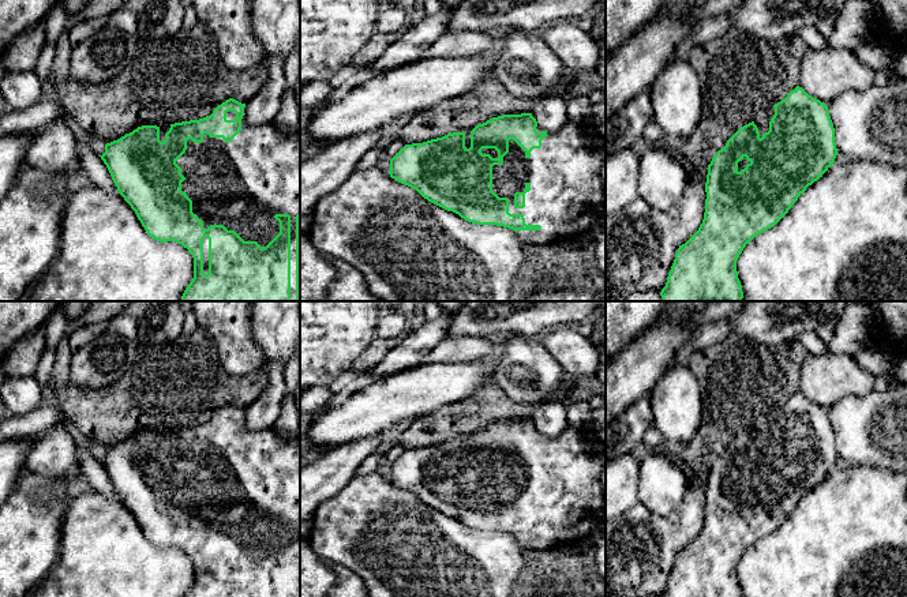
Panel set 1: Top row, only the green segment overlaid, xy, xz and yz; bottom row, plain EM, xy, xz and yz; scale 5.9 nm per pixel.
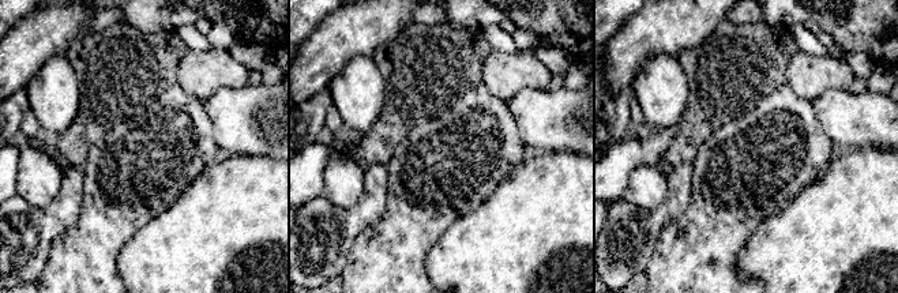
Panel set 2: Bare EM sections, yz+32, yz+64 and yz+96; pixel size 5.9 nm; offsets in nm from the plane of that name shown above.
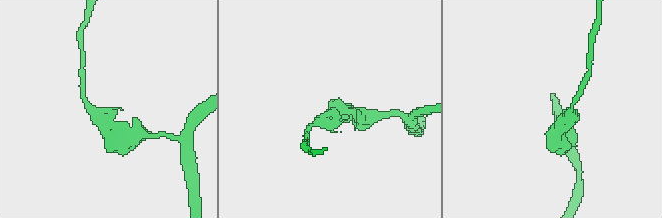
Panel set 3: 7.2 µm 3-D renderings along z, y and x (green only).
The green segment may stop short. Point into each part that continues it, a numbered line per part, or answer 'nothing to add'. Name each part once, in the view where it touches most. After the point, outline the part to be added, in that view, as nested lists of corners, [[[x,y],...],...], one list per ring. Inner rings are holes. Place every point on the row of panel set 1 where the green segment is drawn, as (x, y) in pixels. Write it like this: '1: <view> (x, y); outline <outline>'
1: xy (242, 184); outline [[[246,116],[241,119],[241,131],[226,143],[222,138],[203,135],[202,143],[187,140],[185,153],[176,161],[185,180],[181,191],[192,200],[192,213],[203,221],[203,228],[224,225],[235,230],[244,241],[256,241],[266,247],[278,233],[280,222],[276,214],[291,215],[291,301],[296,301],[296,215],[300,214],[300,132],[286,131],[274,123],[251,125]]]

